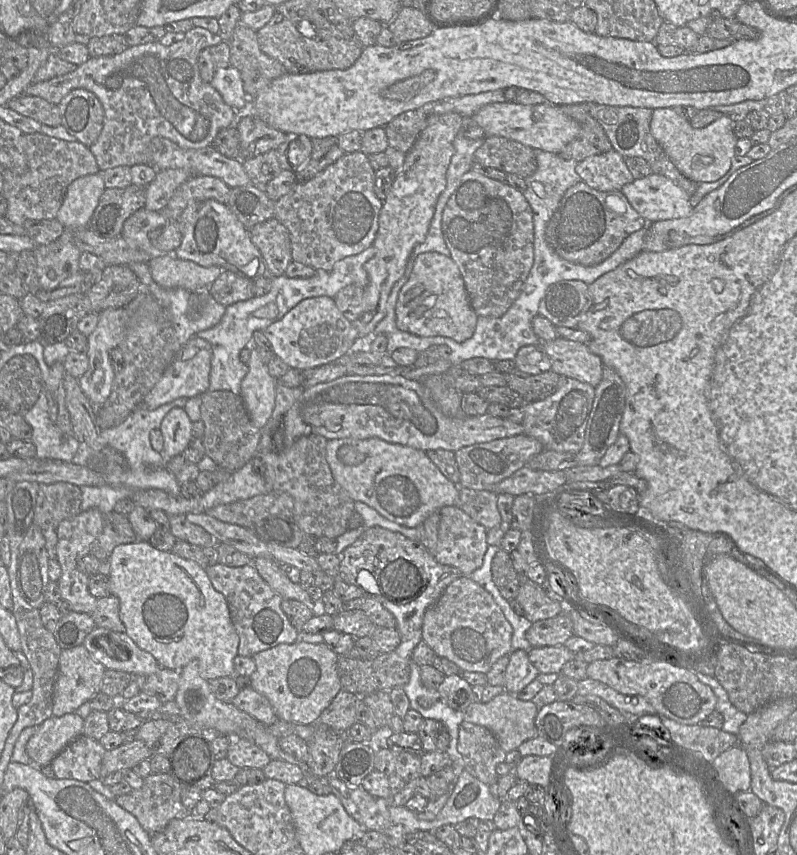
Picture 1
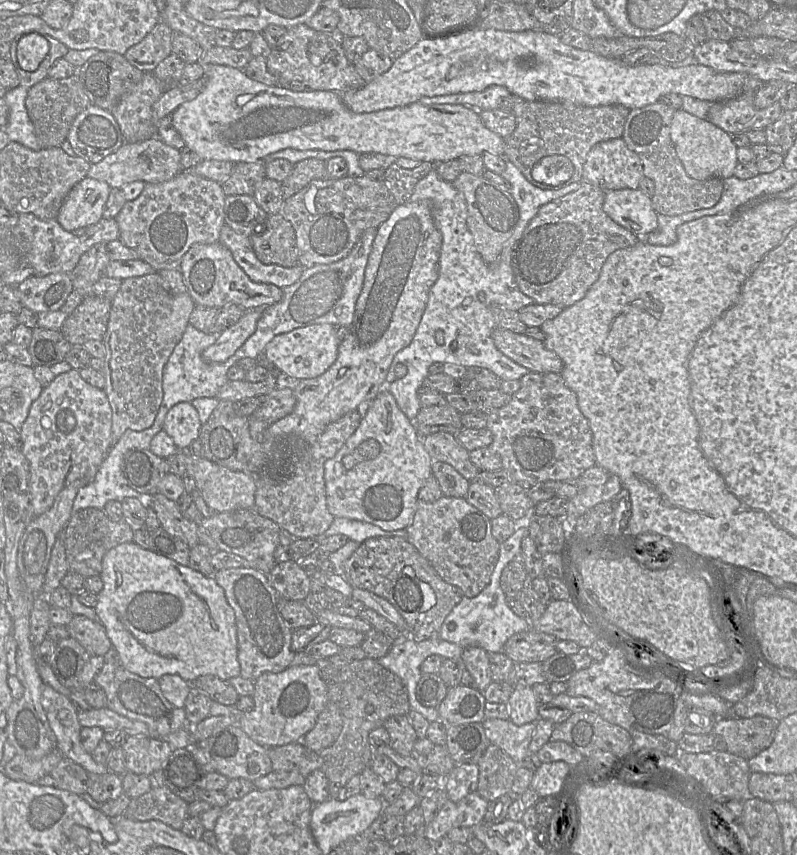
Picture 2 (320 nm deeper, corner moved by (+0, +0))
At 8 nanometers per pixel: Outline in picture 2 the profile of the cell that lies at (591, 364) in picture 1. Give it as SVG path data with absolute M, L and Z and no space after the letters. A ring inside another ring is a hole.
M495 328L492 332L492 339L497 349L517 364L535 373L556 373L561 374L563 361L553 351L547 349L542 341L529 337L525 334L518 334L510 330Z

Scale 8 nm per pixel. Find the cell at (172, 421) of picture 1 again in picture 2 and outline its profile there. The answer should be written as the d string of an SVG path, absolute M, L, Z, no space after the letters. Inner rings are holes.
M181 402L167 413L163 430L173 439L179 450L186 450L199 438L201 426L198 411L192 403Z

